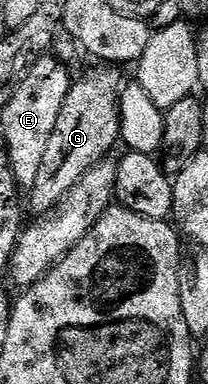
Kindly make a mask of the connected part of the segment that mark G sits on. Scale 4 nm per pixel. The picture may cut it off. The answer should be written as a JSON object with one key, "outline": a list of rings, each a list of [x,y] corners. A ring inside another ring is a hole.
{"outline":[[[100,67],[84,78],[73,80],[70,91],[66,95],[66,103],[62,103],[62,112],[58,115],[58,123],[54,127],[54,135],[50,135],[50,144],[46,147],[46,155],[38,170],[38,179],[34,179],[34,187],[30,190],[33,214],[43,215],[56,207],[64,198],[66,191],[90,171],[99,161],[105,160],[108,153],[120,141],[120,81],[119,68]]]}

